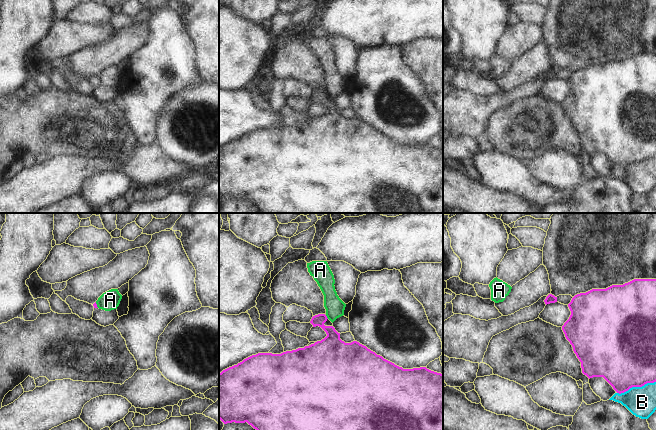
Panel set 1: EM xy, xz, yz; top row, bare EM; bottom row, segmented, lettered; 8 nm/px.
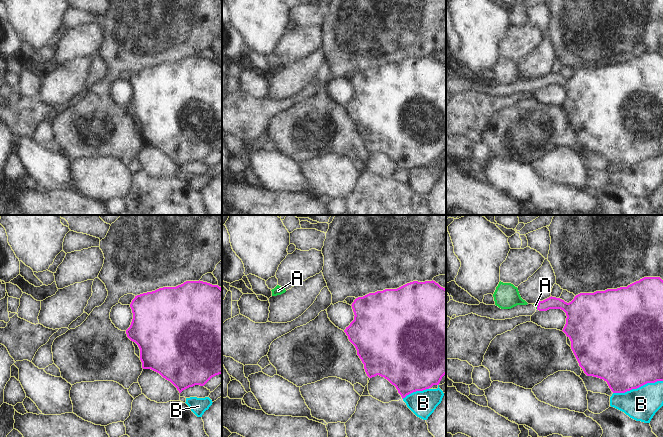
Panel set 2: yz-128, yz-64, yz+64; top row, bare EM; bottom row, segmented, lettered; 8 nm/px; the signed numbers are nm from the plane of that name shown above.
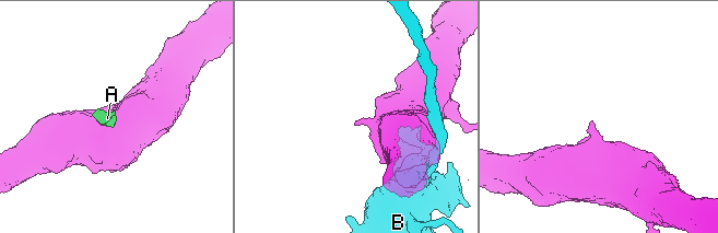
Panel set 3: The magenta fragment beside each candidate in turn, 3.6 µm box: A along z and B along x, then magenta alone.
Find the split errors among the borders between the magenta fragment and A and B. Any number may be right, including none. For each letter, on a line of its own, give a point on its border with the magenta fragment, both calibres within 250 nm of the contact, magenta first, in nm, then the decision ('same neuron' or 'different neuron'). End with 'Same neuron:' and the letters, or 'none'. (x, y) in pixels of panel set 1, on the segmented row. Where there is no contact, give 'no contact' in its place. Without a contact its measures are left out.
A: contact xz (326, 317); calibres 190 and 150 nm; different neuron
B: contact yz (636, 386); calibres 480 and 240 nm; different neuron
Same neuron: none

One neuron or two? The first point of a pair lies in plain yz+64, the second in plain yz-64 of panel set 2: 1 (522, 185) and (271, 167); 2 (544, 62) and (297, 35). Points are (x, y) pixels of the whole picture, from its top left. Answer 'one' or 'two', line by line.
1: one
2: two

